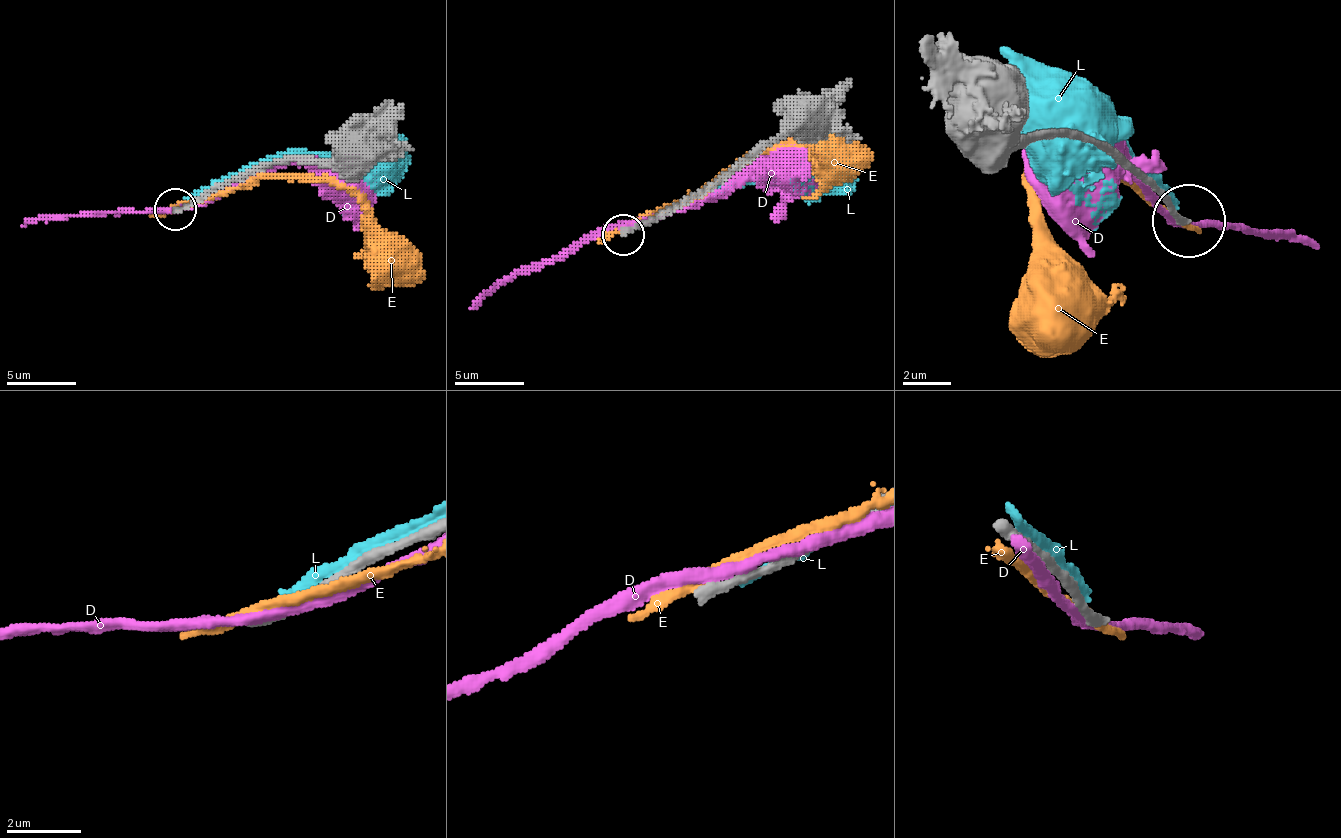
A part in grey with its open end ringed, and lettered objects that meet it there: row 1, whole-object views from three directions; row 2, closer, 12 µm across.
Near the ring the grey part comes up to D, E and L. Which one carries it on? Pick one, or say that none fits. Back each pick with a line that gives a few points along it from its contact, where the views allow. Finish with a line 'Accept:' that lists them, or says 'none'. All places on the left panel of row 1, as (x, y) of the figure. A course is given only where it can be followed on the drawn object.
Accept: none

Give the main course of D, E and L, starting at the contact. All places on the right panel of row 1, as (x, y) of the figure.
D: (1172, 213), (1099, 140), (1087, 134), (1069, 140), (1069, 158)
E: (1184, 219), (1111, 164), (1044, 164), (1032, 176), (1032, 201), (1044, 249), (1081, 285), (1062, 304)
L: (1159, 188), (1105, 128), (1093, 134), (1062, 122)

